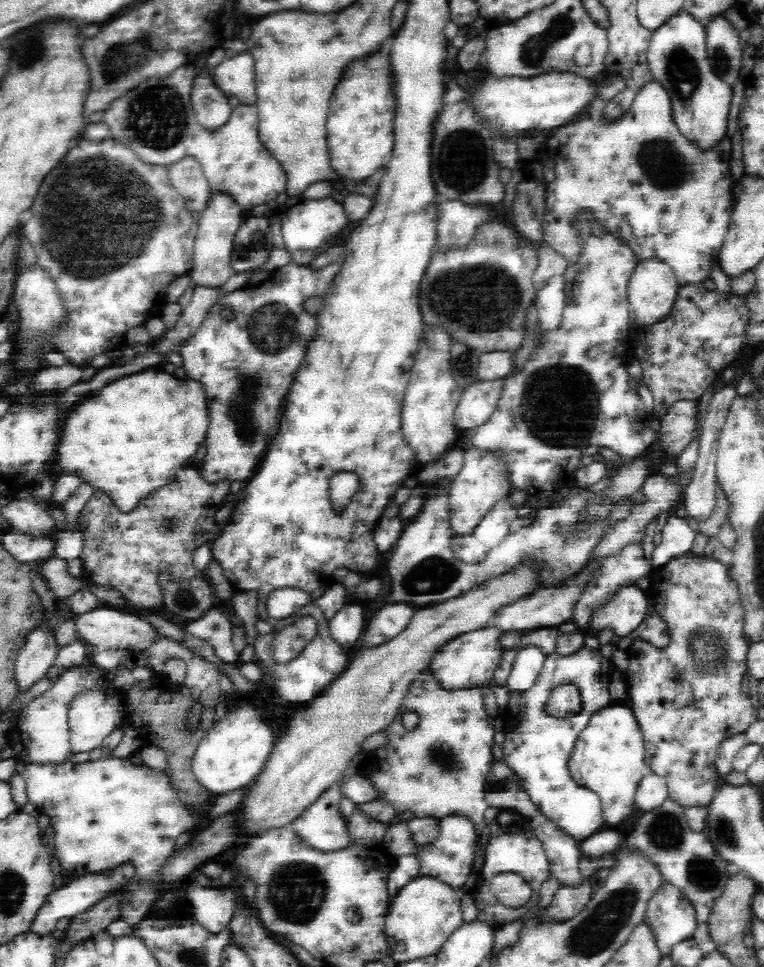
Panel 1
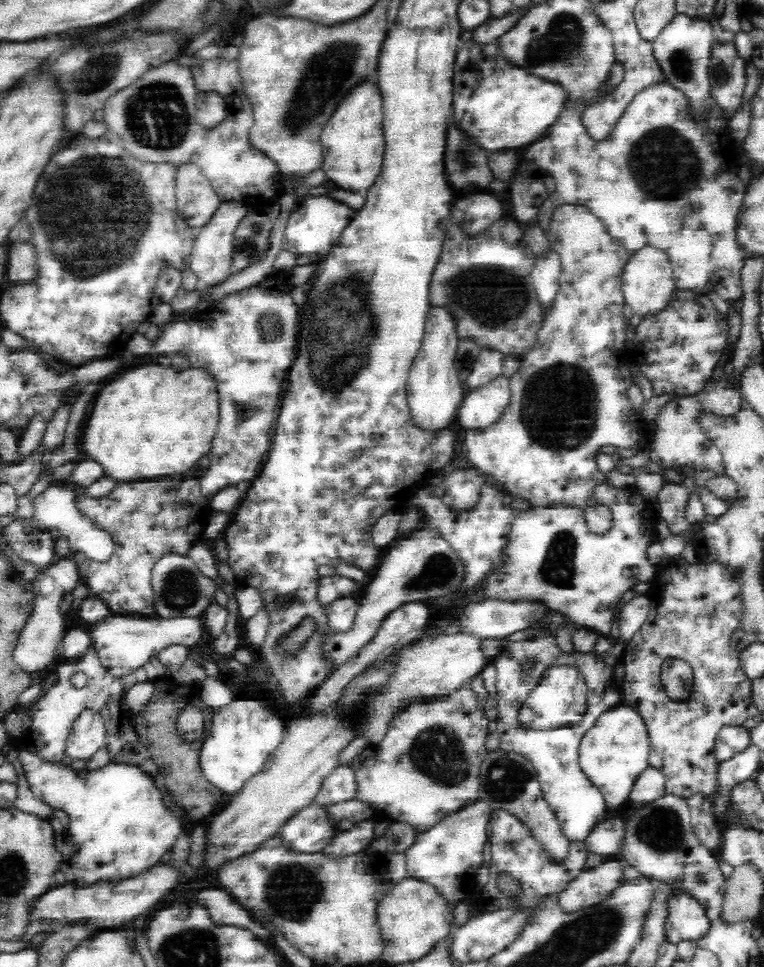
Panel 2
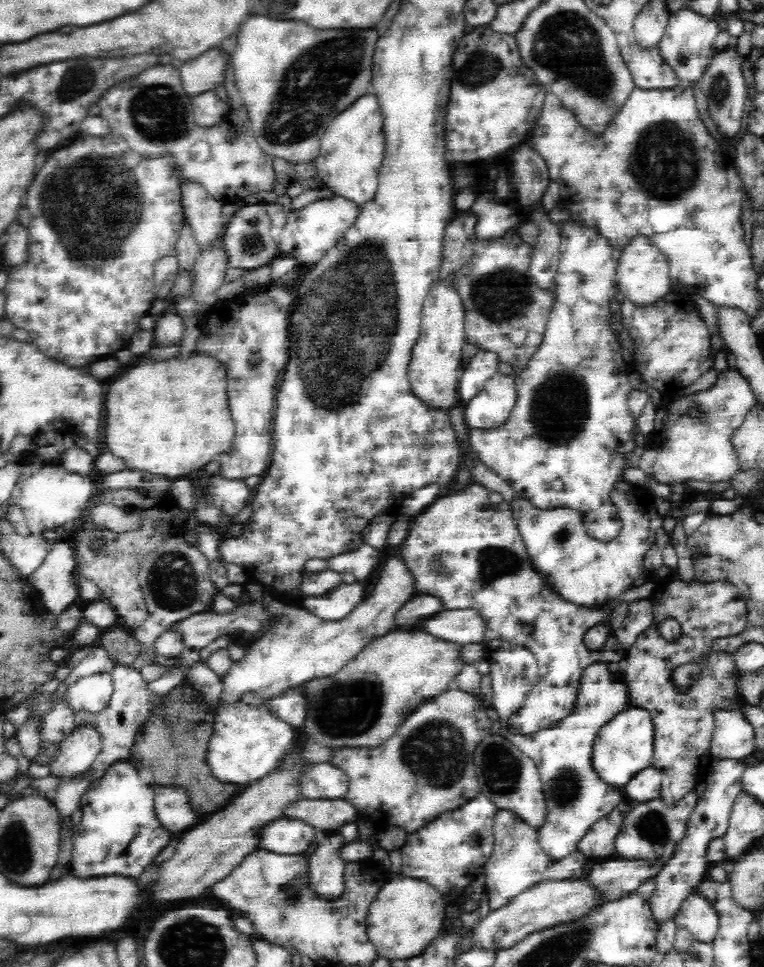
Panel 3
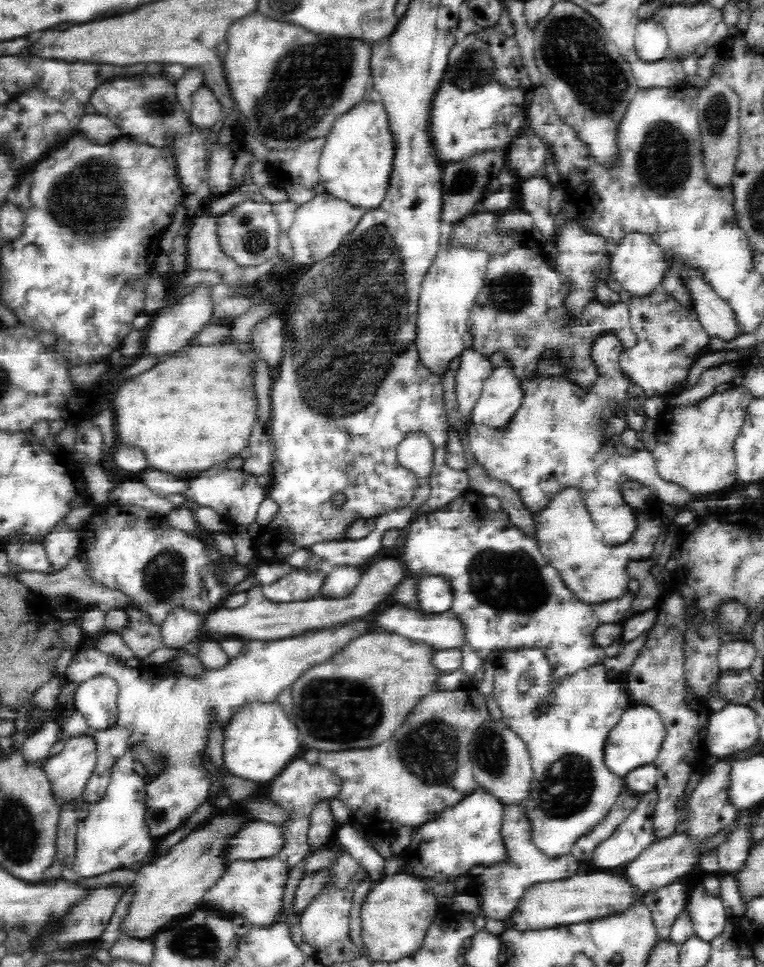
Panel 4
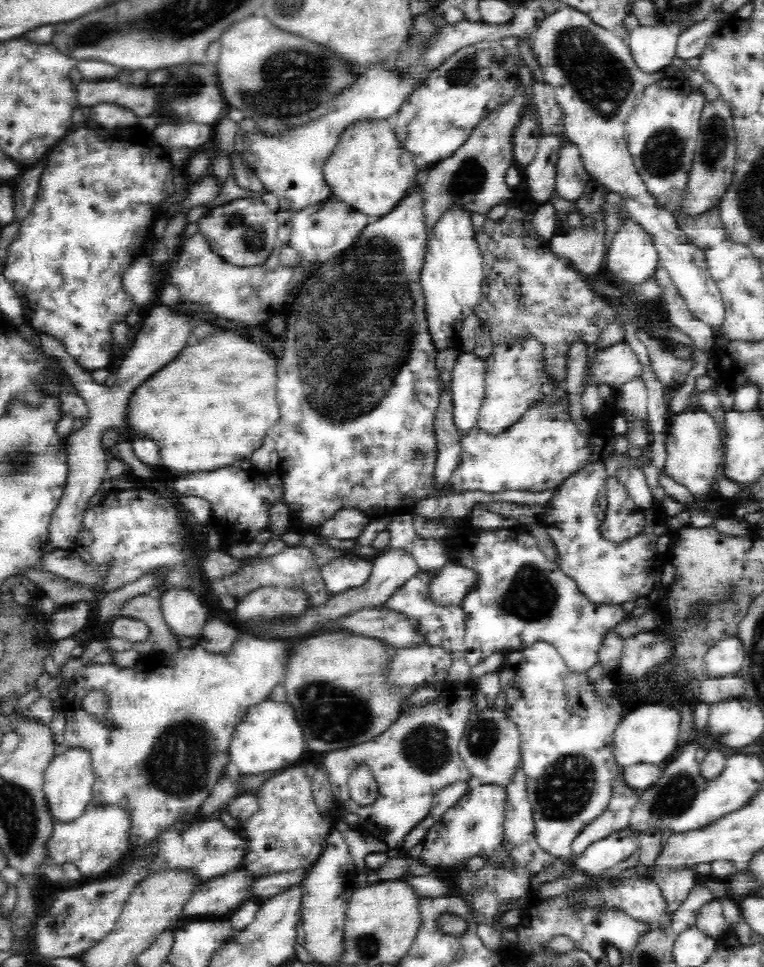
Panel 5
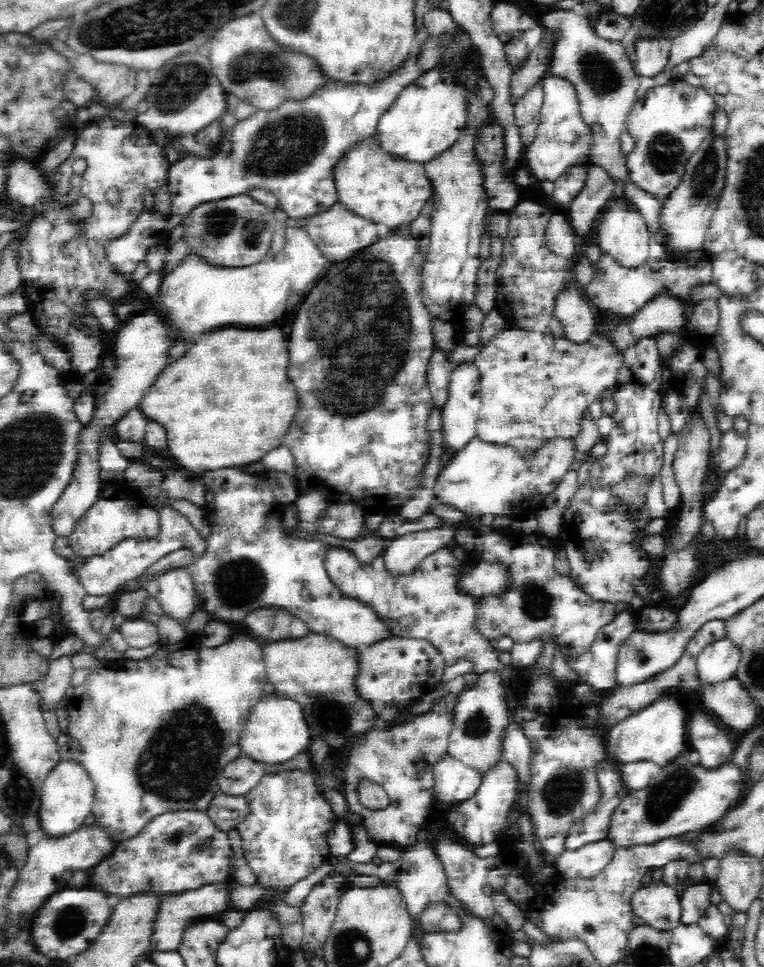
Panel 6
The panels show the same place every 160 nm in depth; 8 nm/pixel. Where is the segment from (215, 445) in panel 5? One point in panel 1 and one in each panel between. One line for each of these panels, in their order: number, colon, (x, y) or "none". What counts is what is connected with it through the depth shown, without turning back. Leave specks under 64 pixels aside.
1: (127, 442)
2: (153, 422)
3: (172, 417)
4: (191, 411)

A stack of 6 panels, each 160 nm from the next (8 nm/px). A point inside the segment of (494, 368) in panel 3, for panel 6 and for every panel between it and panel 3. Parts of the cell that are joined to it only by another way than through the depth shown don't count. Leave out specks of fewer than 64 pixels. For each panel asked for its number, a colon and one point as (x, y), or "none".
4: (474, 368)
5: (467, 384)
6: (461, 410)

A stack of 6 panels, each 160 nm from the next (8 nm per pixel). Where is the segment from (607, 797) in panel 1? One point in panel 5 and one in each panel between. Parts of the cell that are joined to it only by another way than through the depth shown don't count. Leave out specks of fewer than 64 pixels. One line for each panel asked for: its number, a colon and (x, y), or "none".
2: (615, 751)
3: (625, 746)
4: (636, 741)
5: (649, 733)

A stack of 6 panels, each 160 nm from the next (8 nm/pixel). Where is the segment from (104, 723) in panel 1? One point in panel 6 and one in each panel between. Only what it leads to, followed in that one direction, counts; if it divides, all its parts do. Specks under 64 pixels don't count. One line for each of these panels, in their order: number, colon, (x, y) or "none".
2: (87, 735)
3: (76, 753)
4: (69, 771)
5: (68, 785)
6: (67, 796)

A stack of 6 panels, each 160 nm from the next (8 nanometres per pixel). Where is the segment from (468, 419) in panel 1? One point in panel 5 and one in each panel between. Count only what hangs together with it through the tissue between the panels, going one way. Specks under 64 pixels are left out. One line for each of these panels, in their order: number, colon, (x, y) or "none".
2: (482, 408)
3: (490, 408)
4: (503, 392)
5: (517, 379)

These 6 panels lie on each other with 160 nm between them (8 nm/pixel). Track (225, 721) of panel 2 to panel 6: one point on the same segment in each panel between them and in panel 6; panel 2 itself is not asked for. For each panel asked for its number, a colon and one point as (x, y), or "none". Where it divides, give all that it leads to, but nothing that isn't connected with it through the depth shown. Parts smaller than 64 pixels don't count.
3: (248, 742)
4: (260, 741)
5: (269, 739)
6: (276, 731)

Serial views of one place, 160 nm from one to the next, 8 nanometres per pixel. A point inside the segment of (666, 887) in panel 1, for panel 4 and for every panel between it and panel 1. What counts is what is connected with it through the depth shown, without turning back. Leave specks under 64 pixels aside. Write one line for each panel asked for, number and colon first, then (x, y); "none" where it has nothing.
2: (687, 920)
3: (696, 913)
4: (707, 914)

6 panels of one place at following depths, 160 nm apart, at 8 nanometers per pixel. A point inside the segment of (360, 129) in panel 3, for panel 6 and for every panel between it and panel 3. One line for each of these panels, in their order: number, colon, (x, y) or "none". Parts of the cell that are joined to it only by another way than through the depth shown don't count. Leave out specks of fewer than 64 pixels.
4: (356, 164)
5: (369, 171)
6: (370, 183)

